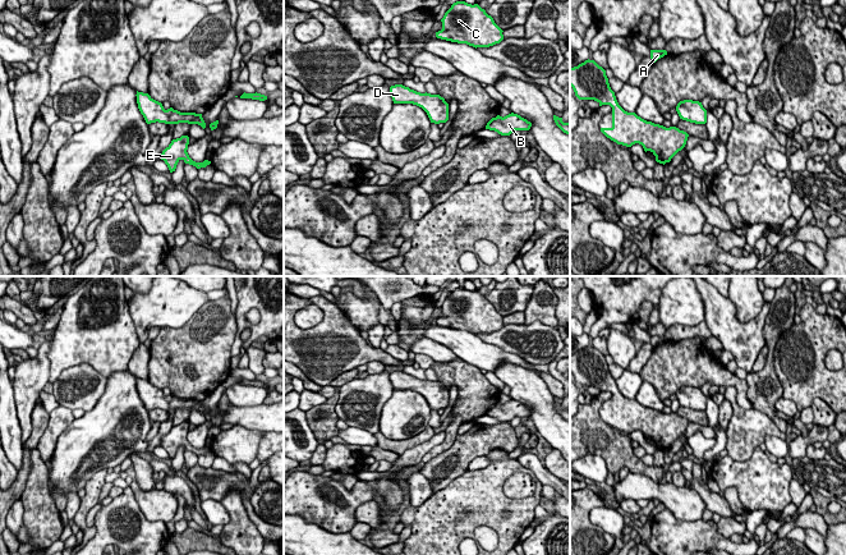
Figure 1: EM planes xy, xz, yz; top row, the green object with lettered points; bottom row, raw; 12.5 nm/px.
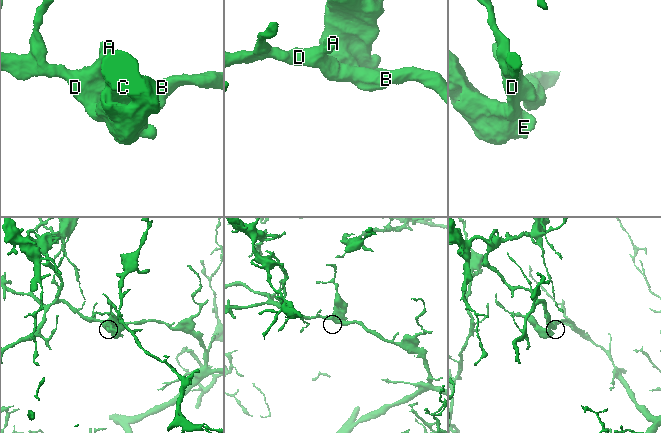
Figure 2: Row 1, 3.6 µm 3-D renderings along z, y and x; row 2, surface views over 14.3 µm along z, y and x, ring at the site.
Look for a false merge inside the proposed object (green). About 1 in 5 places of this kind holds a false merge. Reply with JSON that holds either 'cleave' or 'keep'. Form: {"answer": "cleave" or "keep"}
{"answer": "keep"}

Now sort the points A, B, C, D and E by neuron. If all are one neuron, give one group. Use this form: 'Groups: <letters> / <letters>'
Groups: A B C D E

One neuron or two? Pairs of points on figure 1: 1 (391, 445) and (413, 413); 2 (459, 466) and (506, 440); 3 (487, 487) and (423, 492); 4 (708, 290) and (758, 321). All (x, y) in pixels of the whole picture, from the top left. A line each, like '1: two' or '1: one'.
1: two
2: one
3: two
4: one

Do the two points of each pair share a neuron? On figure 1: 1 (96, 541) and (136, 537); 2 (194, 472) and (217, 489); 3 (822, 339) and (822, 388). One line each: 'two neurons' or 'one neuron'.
1: one neuron
2: one neuron
3: one neuron

